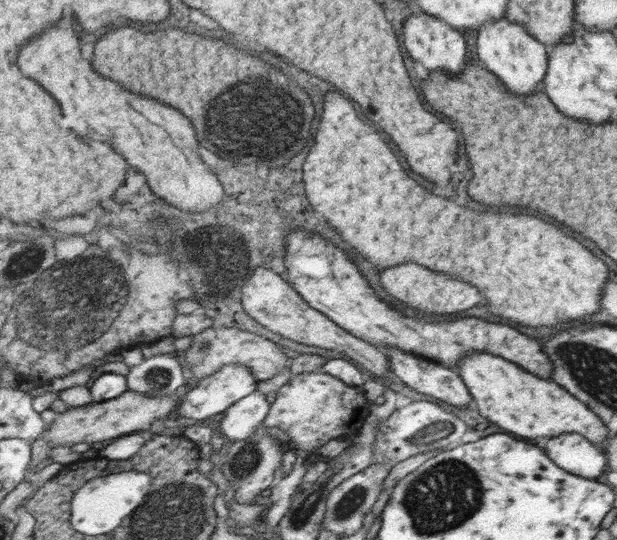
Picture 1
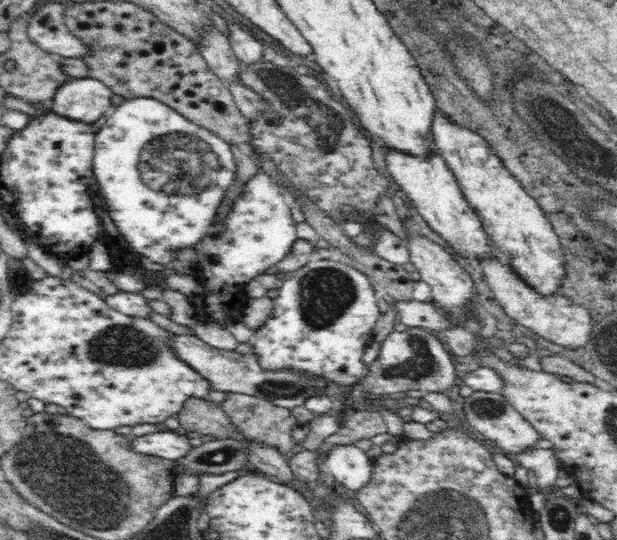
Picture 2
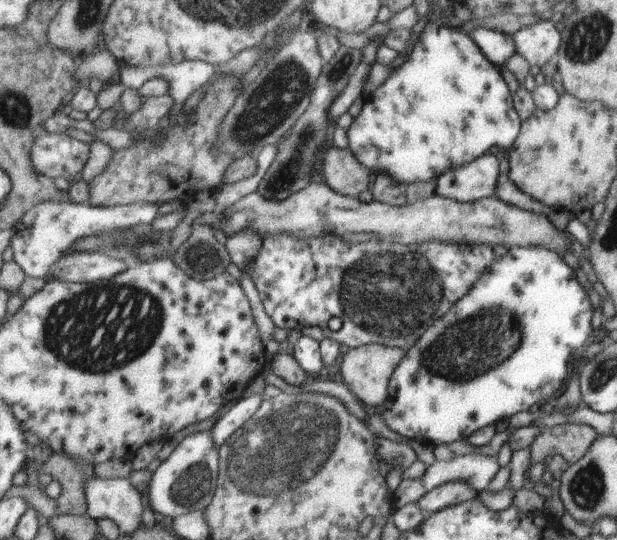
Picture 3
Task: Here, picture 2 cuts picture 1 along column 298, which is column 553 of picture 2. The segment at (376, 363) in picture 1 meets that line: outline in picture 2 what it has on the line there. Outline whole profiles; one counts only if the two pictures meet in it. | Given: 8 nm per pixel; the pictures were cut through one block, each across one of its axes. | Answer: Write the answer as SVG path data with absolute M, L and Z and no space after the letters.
M484 260L482 262L482 270L484 276L492 288L492 292L496 294L496 300L500 302L500 306L504 308L504 312L514 318L518 324L530 328L532 332L540 334L542 338L556 342L560 346L566 348L584 348L590 332L592 332L592 314L588 308L576 304L570 298L556 294L538 294L528 282L524 282L516 272L512 272L508 266L502 266L498 260Z

